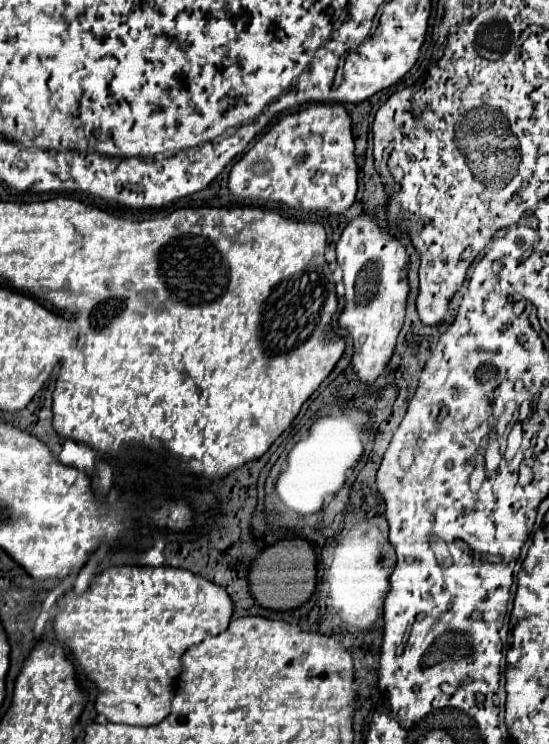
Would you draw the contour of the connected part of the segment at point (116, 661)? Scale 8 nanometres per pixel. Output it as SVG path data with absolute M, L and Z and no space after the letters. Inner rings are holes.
M117 566L117 568L107 568L105 572L101 572L99 576L95 576L91 588L81 594L81 596L73 596L71 592L63 598L65 602L65 608L55 616L55 634L59 638L59 642L65 642L71 652L75 654L77 658L77 664L83 668L85 676L93 682L93 684L99 684L99 696L97 696L97 702L95 702L95 710L97 710L97 716L93 722L99 722L105 724L107 722L113 722L116 724L131 724L131 726L153 726L153 724L159 724L165 716L169 716L171 712L171 706L173 706L173 698L175 698L175 688L177 688L177 680L179 680L179 674L181 674L181 658L183 654L187 652L187 648L191 648L193 644L199 644L201 640L205 640L207 636L217 636L221 632L225 632L225 628L229 626L231 622L231 616L233 616L233 602L229 598L229 594L225 592L225 588L221 586L215 586L211 584L209 580L201 578L201 576L195 576L191 574L189 570L181 570L181 568L151 568L151 566Z

